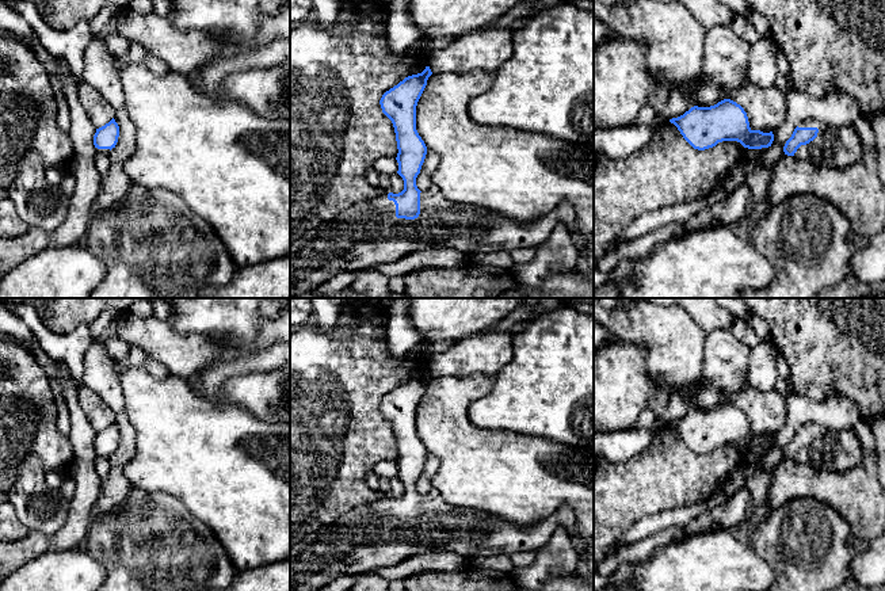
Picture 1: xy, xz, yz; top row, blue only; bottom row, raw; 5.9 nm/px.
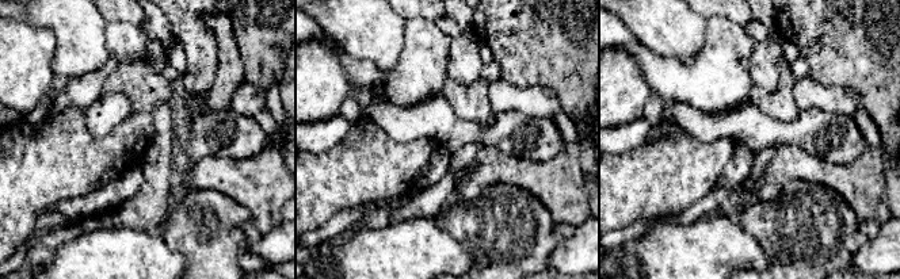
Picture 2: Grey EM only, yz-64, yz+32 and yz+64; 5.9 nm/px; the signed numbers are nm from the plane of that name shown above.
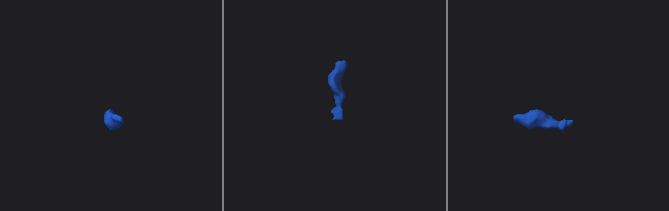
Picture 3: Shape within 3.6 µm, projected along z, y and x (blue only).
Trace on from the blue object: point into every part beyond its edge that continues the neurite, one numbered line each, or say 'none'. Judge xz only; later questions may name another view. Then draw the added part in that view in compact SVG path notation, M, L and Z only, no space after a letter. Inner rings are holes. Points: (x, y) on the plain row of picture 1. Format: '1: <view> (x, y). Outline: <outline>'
1: xz (367, 537). Outline: M432 491L420 496L420 518L415 523L396 521L396 508L388 497L354 507L337 522L306 534L290 549L290 591L318 591L343 575L358 576L365 572L398 564L426 552L450 552L472 558L520 552L537 552L557 527L577 534L575 514L567 504L549 518L529 525L514 525L495 514L447 504L440 493Z

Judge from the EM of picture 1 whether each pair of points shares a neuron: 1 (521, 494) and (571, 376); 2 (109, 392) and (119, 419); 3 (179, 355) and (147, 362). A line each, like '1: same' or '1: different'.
1: different
2: same
3: different

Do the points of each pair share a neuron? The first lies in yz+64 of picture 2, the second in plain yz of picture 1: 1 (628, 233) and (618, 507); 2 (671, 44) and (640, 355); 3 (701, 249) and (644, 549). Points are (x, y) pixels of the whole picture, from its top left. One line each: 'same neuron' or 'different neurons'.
1: different neurons
2: different neurons
3: different neurons

